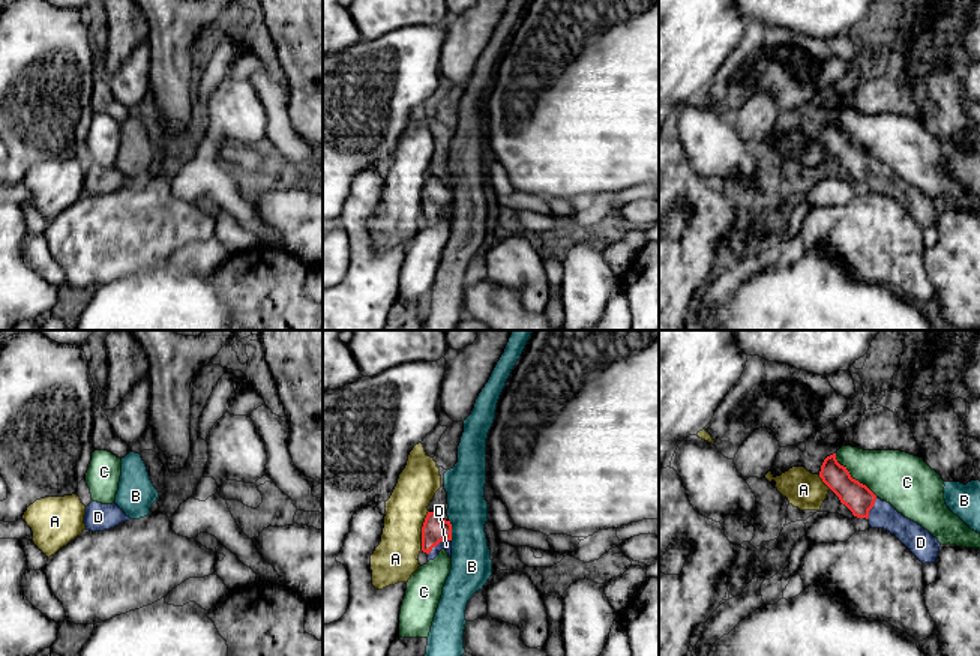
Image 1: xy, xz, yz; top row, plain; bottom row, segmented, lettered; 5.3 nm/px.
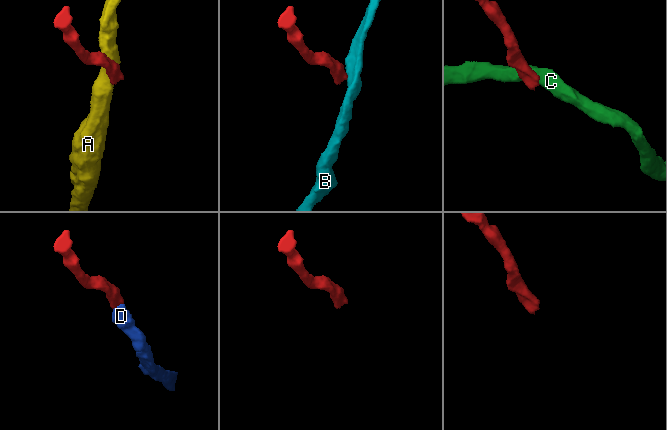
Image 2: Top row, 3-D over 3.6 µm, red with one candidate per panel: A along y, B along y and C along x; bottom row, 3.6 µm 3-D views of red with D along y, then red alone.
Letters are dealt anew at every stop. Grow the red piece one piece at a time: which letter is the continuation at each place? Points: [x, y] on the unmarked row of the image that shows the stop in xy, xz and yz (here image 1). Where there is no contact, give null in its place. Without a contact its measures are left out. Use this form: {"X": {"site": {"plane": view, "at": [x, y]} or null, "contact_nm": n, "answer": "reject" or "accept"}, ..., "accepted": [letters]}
{"A": {"site": {"plane": "xz", "at": [422, 194]}, "contact_nm": 220, "answer": "reject"}, "B": {"site": {"plane": "xz", "at": [450, 194]}, "contact_nm": 110, "answer": "reject"}, "C": {"site": {"plane": "yz", "at": [851, 141]}, "contact_nm": 320, "answer": "reject"}, "D": {"site": {"plane": "xz", "at": [438, 206]}, "contact_nm": 150, "answer": "accept"}, "accepted": ["D"]}

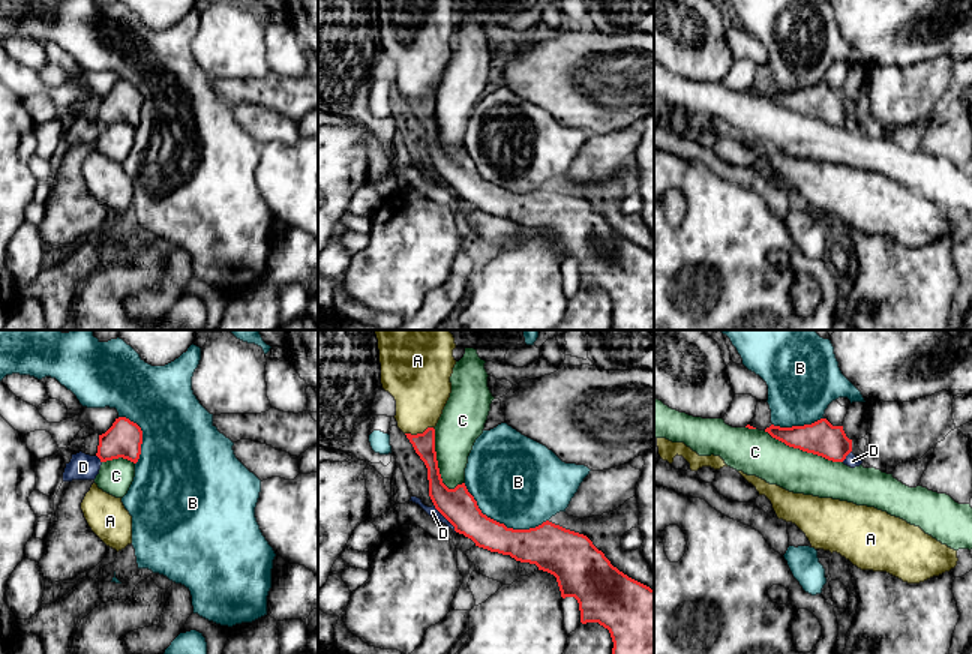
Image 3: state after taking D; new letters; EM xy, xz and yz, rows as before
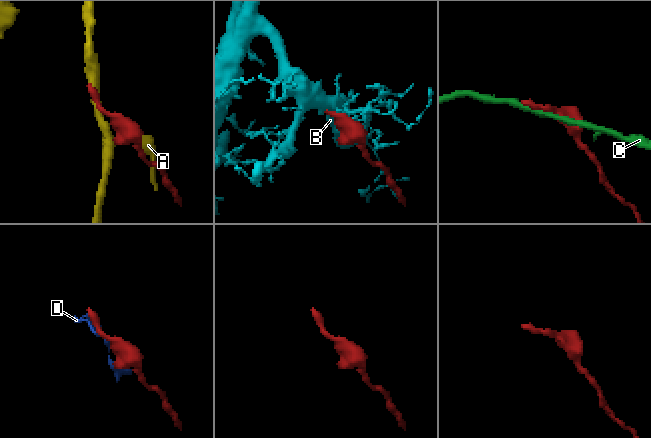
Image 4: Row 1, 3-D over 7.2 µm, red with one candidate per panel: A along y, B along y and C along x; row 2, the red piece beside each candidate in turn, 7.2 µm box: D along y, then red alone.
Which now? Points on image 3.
{"A": {"site": {"plane": "xz", "at": [419, 98]}, "contact_nm": 160, "answer": "reject"}, "B": {"site": {"plane": "xz", "at": [501, 188]}, "contact_nm": 500, "answer": "reject"}, "C": {"site": {"plane": "yz", "at": [803, 114]}, "contact_nm": 460, "answer": "reject"}, "D": {"site": {"plane": "xz", "at": [444, 180]}, "contact_nm": 200, "answer": "reject"}, "accepted": []}

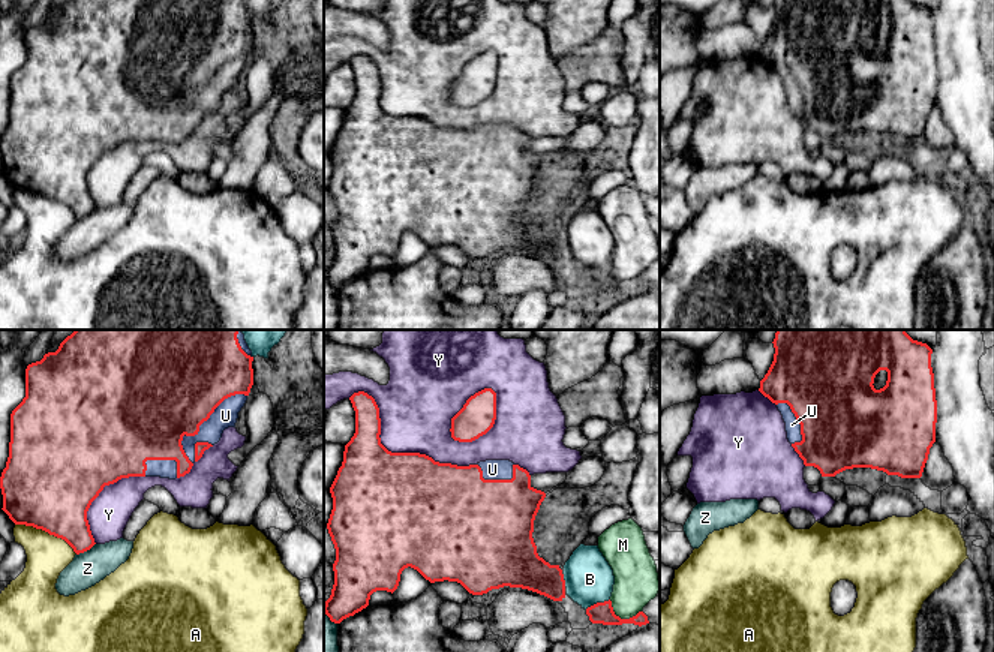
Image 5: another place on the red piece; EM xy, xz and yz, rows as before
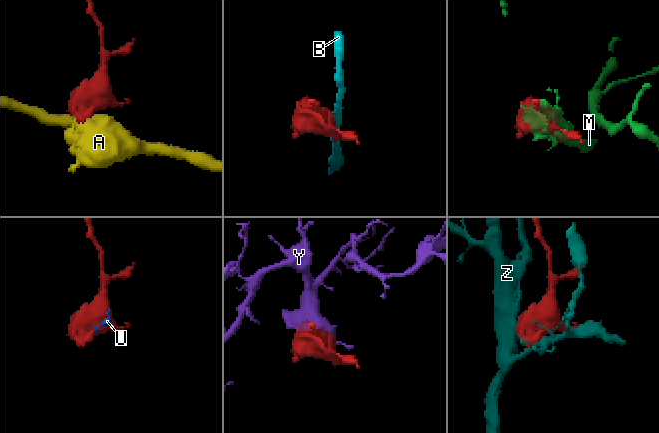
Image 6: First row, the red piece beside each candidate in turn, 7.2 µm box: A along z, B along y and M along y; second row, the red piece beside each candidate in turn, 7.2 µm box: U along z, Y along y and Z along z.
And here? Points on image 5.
{"A": {"site": {"plane": "xy", "at": [47, 195]}, "contact_nm": 380, "answer": "reject"}, "B": {"site": {"plane": "xz", "at": [597, 267]}, "contact_nm": 150, "answer": "reject"}, "M": {"site": {"plane": "xz", "at": [619, 282]}, "contact_nm": 190, "answer": "reject"}, "U": {"site": {"plane": "xy", "at": [200, 89]}, "contact_nm": 480, "answer": "accept"}, "Y": {"site": {"plane": "xz", "at": [395, 117]}, "contact_nm": 800, "answer": "reject"}, "Z": {"site": {"plane": "xy", "at": [86, 215]}, "contact_nm": 120, "answer": "reject"}, "accepted": ["U"]}

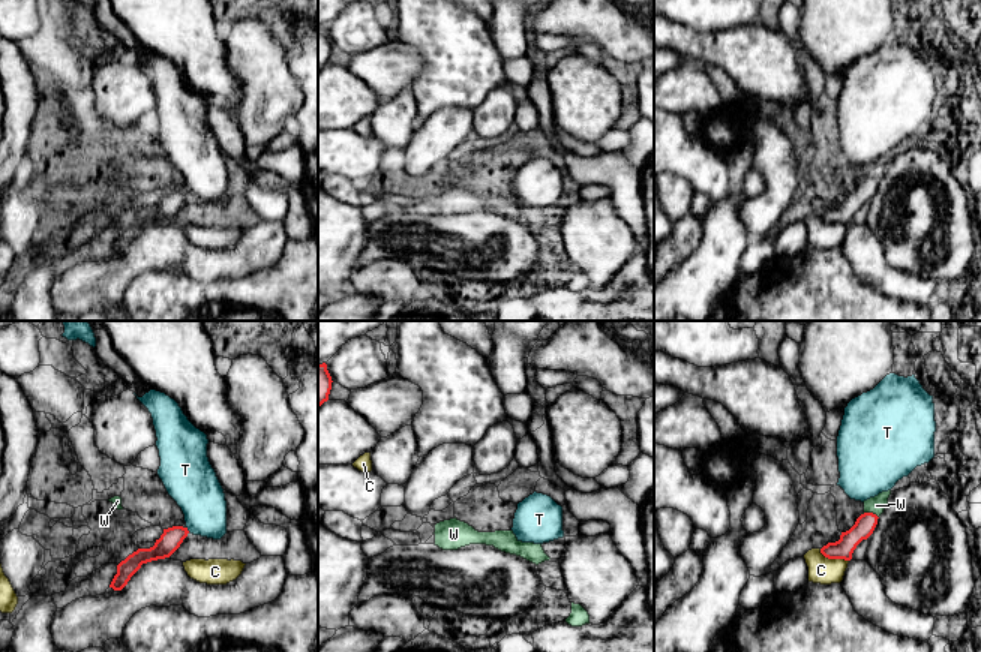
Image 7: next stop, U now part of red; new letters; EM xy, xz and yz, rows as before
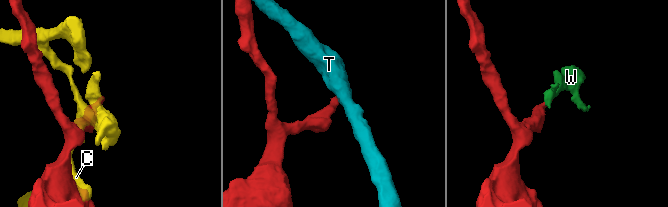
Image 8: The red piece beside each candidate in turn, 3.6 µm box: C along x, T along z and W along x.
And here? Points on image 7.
{"C": {"site": {"plane": "yz", "at": [833, 222]}, "contact_nm": 170, "answer": "reject"}, "T": {"site": {"plane": "xy", "at": [186, 194]}, "contact_nm": 40, "answer": "reject"}, "W": {"site": {"plane": "yz", "at": [870, 177]}, "contact_nm": 90, "answer": "accept"}, "accepted": ["W"]}

